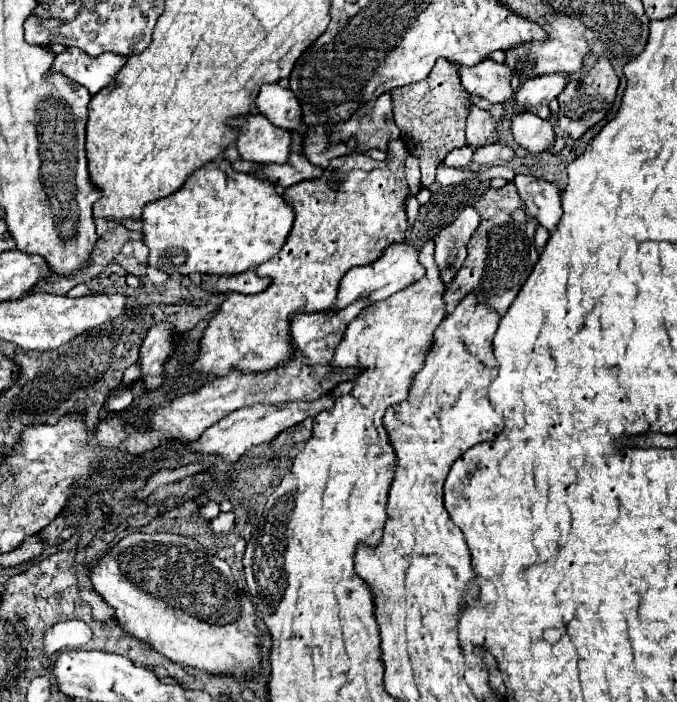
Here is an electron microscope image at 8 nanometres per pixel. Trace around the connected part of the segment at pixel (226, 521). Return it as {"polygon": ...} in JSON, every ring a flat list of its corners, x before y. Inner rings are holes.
{"polygon":[[233,510,231,512,221,512,217,518,209,520,209,528,213,530,213,534,223,534,223,532,229,532,233,528,233,522,235,522,236,515]]}

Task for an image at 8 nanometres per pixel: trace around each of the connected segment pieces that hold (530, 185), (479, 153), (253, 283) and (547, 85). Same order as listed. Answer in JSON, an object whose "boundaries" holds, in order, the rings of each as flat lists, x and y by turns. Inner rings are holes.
{"boundaries":[[[515,176,513,184,525,204,525,212,539,222,539,226,547,228,549,232,557,226,563,216,561,198,555,184,545,182,535,176]],[[491,144,491,146,483,146,483,148,477,148,475,154,473,154,473,162,477,164,485,164,485,166,493,166,497,162,503,162,503,160,509,160,513,156,511,148,505,146,505,144]],[[247,270,233,276,215,276,205,274,201,278,201,288,207,292,243,292,243,294,257,294,263,292,271,284,271,278,261,278,255,272]],[[549,74,549,76,535,76,521,84,521,88,515,92,515,106,521,110,527,110,531,106,549,104,559,96,559,92,567,84,567,74]]]}

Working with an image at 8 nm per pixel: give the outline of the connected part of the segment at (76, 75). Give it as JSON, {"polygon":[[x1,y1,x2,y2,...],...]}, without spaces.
{"polygon":[[67,48,65,52,57,54,51,68,53,72,63,72,69,80,79,82,91,94,97,94,101,88,113,84,117,72,125,66,125,62,127,58,113,52,93,58,79,48]]}

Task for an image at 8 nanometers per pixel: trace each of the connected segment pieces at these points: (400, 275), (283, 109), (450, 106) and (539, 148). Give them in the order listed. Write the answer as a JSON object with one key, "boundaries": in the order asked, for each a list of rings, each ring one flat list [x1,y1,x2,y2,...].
{"boundaries":[[[397,242,391,244,389,248,385,248,385,252,373,262,373,264,365,264,365,266,355,266,351,268,345,278,341,280,339,286,339,302,335,306,335,310,349,306,353,300,361,298,363,294,369,296,369,302,379,302,389,298,391,294,407,288,409,284,413,284,415,280,419,280,421,276,425,276,425,268,419,262,419,248,409,244,409,242]],[[267,84,261,88,257,100,257,110,269,118,279,128,285,128,289,132,297,132,301,128,301,104,289,88,283,88,279,84]],[[439,60,431,74,409,86,395,88,393,96,393,114,401,130,401,138,407,150,421,160,421,182,431,186,435,182,435,170,443,162,449,150,465,146,465,120,471,106,479,104,479,98,469,94,459,80,455,64,449,60]],[[517,112,511,124,513,138,529,152,545,152,555,142,555,132,549,120,541,120,533,112]]]}

